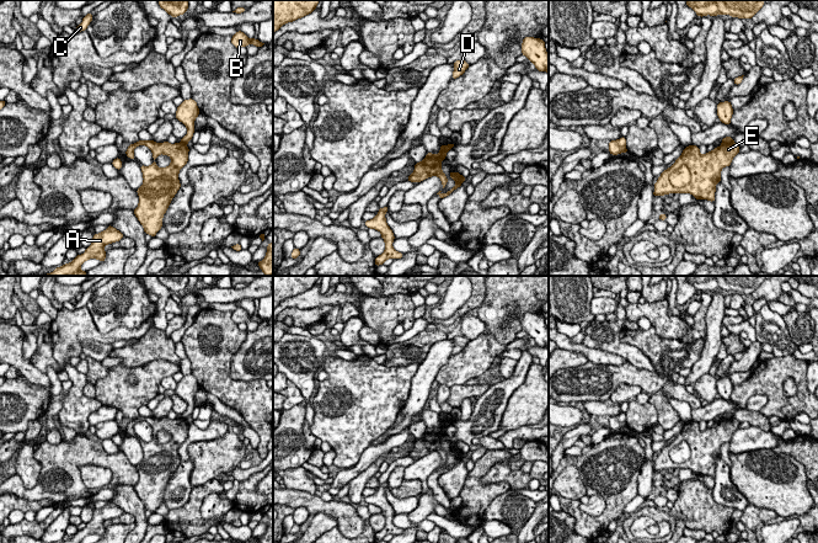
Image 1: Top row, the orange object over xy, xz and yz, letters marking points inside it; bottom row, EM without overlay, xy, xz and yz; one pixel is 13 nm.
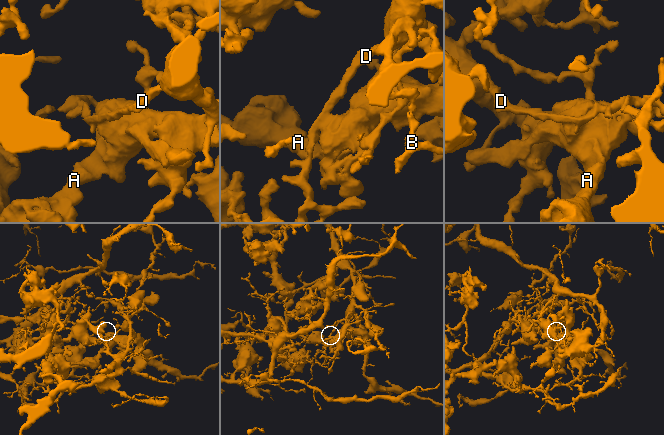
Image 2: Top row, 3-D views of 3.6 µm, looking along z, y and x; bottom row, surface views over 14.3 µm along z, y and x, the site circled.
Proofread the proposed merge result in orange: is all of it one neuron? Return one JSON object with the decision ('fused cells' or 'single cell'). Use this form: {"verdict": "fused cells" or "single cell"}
{"verdict": "fused cells"}

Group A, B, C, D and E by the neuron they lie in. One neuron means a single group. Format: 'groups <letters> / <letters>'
groups A E / B C D

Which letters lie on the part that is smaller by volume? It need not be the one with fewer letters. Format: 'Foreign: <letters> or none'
Foreign: A, E

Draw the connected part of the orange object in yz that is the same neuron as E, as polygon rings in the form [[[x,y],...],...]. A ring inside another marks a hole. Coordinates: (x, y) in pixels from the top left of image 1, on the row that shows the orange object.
[[[721,143],[718,148],[705,155],[700,154],[696,145],[684,148],[675,163],[664,170],[654,183],[653,196],[669,193],[691,193],[696,199],[715,202],[716,183],[721,182],[721,170],[729,166],[733,158],[739,153],[741,147],[732,143]],[[685,165],[690,171],[690,182],[684,187],[675,187],[670,183],[669,176]]]

